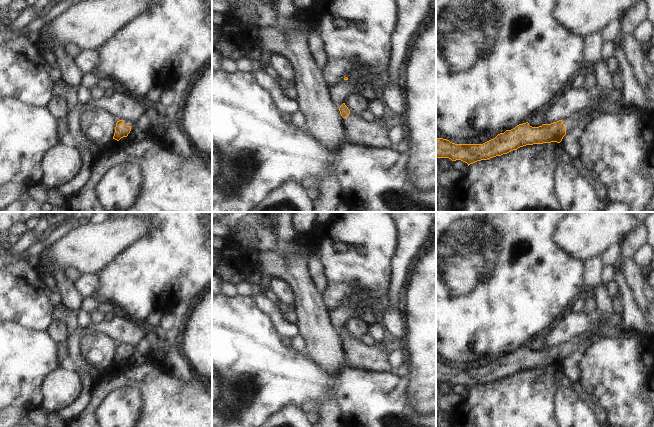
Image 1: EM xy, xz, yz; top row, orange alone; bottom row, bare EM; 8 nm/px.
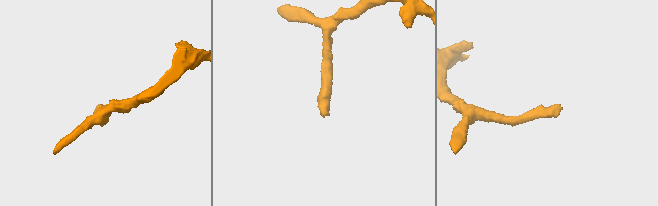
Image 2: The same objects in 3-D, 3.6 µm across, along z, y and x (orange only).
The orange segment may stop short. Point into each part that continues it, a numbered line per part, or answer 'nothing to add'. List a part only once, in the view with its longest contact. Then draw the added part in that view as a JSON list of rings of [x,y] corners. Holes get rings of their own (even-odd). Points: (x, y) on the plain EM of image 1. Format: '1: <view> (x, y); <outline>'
1: yz (576, 347); [[[590,328],[587,332],[570,339],[567,343],[563,344],[563,348],[566,351],[566,357],[571,356],[578,360],[585,354],[595,340],[596,338],[593,335],[593,328]]]

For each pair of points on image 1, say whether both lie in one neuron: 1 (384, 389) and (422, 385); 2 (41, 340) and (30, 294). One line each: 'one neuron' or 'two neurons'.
1: two neurons
2: two neurons

